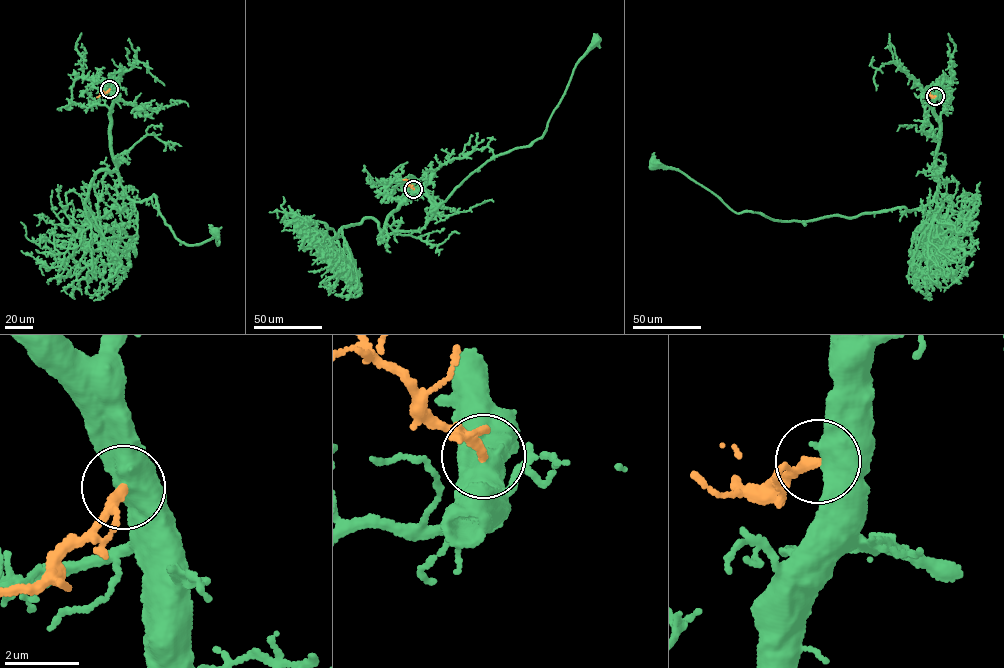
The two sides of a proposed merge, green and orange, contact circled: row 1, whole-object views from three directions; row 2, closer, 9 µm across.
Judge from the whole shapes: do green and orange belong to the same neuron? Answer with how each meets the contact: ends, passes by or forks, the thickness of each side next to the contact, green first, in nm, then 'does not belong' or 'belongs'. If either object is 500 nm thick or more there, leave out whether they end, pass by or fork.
700/170 nm | belongs

